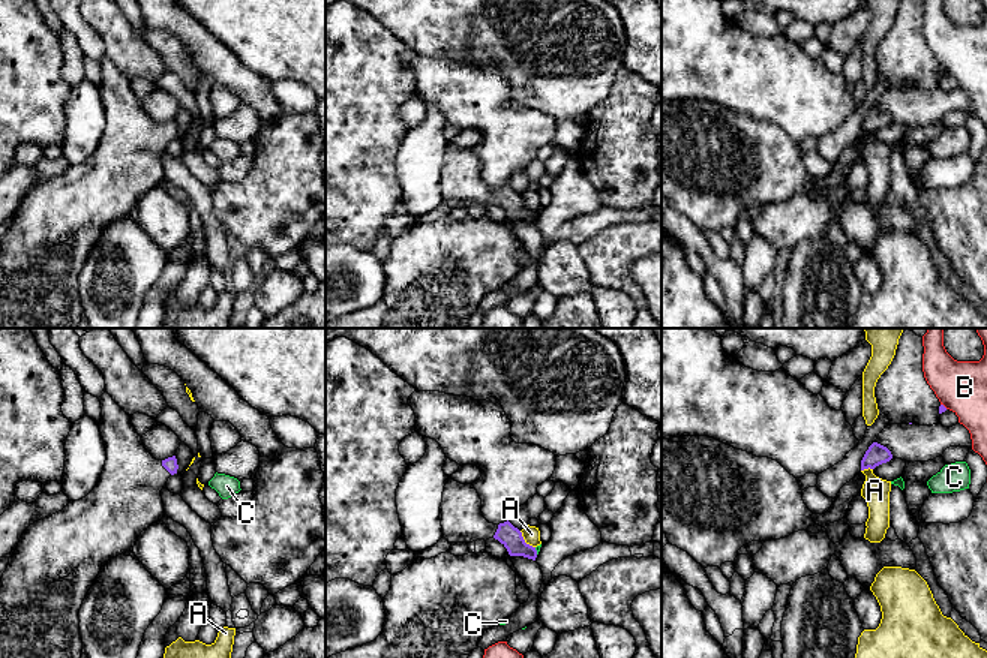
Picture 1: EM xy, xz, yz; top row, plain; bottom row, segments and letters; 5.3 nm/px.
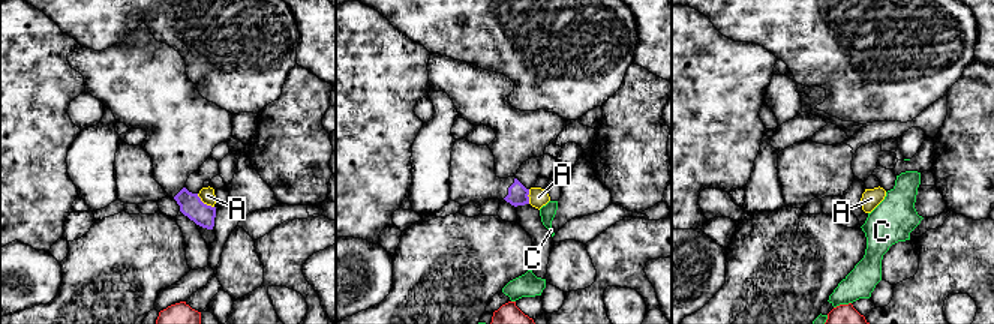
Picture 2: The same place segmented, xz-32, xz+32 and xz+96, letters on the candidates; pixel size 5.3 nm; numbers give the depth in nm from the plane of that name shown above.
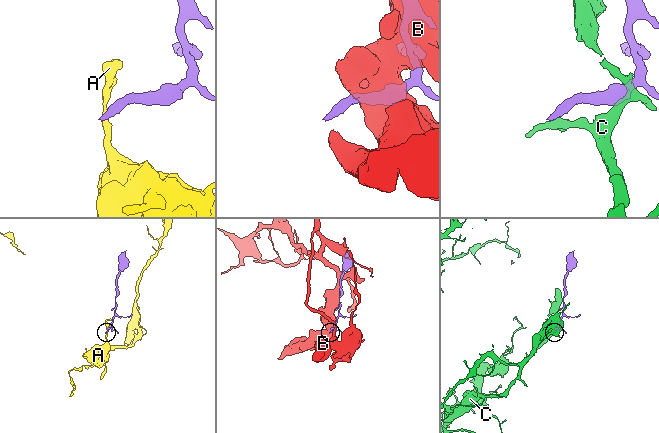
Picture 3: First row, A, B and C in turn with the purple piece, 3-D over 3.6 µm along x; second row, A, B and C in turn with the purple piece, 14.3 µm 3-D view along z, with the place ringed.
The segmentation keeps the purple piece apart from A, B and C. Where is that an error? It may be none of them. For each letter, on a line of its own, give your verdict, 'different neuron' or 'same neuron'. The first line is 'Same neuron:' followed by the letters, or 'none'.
Same neuron: none
A: different neuron
B: different neuron
C: different neuron

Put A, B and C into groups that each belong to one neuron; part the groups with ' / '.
A / B / C

